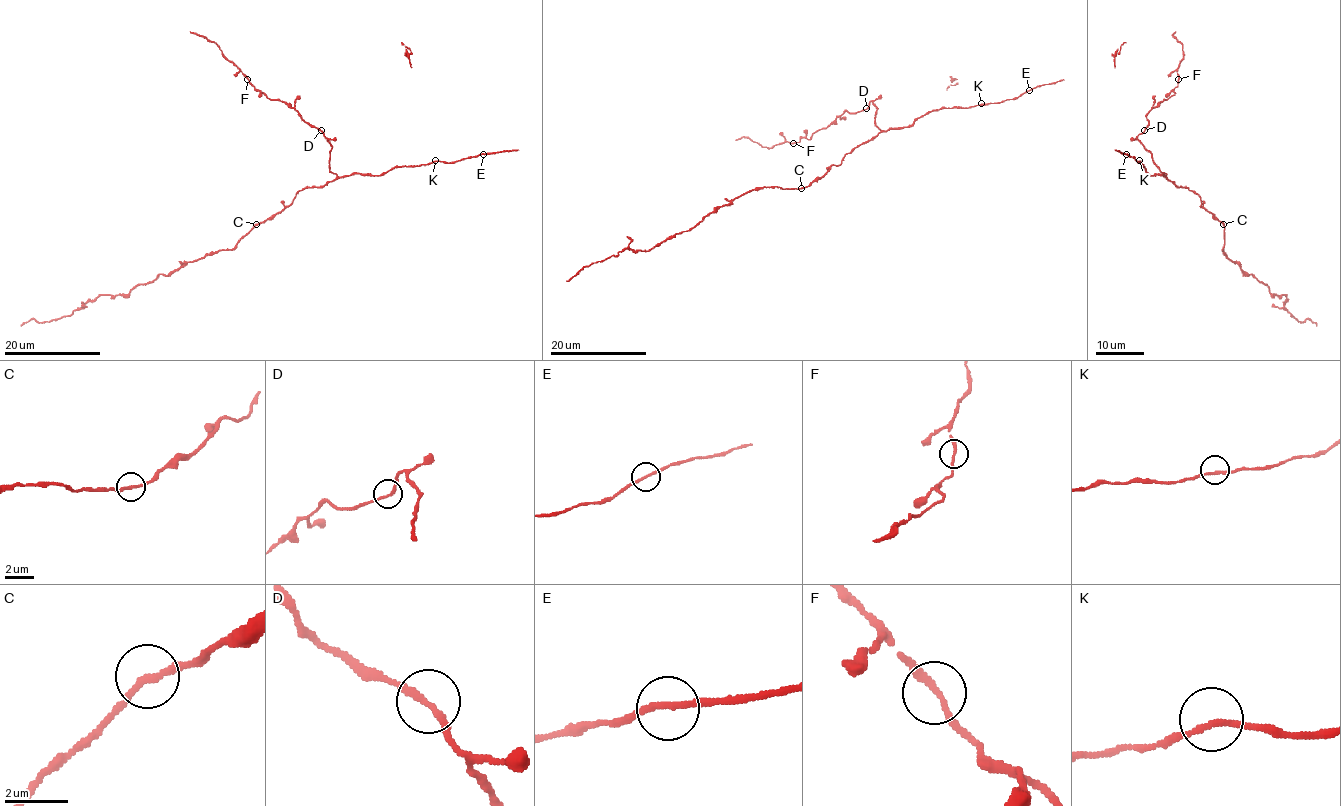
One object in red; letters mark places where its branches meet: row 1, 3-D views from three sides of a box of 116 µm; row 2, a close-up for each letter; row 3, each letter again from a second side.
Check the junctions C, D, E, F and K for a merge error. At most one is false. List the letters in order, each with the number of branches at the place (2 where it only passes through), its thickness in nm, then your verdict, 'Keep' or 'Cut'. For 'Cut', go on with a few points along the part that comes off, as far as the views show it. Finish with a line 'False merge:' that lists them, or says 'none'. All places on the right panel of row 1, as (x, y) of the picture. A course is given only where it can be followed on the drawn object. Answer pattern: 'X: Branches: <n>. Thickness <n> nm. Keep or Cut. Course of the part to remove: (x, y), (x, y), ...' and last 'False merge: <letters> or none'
C: Branches: 2. Thickness 200 nm. Keep
D: Branches: 2. Thickness 190 nm. Keep
E: Branches: 2. Thickness 180 nm. Keep
F: Branches: 2. Thickness 200 nm. Keep
K: Branches: 2. Thickness 180 nm. Keep
False merge: none

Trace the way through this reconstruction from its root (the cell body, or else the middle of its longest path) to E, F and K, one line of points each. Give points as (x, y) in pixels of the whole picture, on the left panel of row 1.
E: (281, 211), (292, 202), (299, 190), (322, 187), (345, 175), (381, 175), (399, 166), (453, 163), (483, 154)
F: (281, 211), (299, 190), (322, 187), (337, 177), (329, 170), (332, 145), (293, 108), (270, 100), (248, 78)
K: (281, 211), (292, 202), (299, 190), (322, 187), (345, 175), (381, 175), (399, 166), (428, 165), (435, 160)

